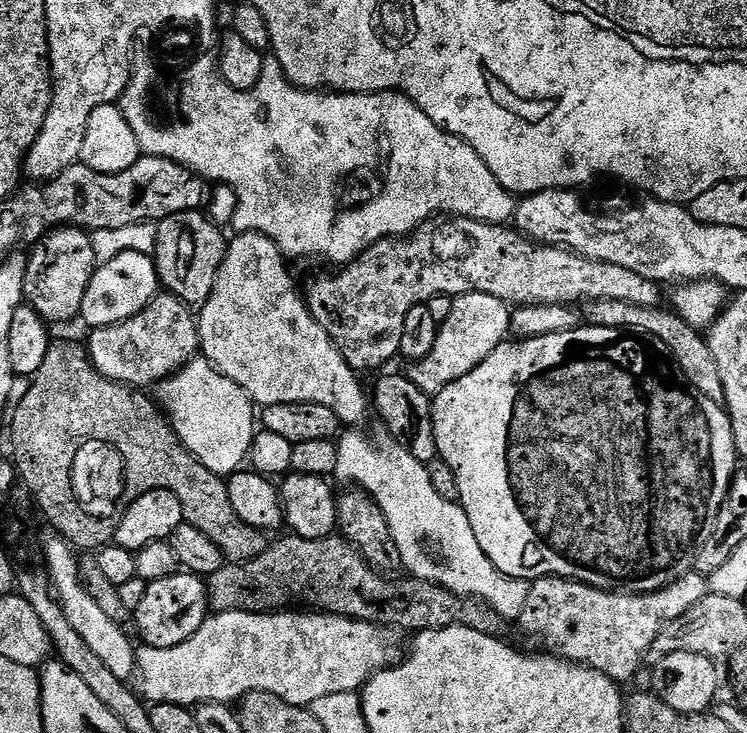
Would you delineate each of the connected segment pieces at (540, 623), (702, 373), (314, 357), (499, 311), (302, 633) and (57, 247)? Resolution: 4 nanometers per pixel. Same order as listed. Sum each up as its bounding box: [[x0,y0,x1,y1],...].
[[518,570,710,682],[582,300,723,405],[198,230,370,426],[410,292,512,397],[134,610,402,708],[24,228,98,326]]

